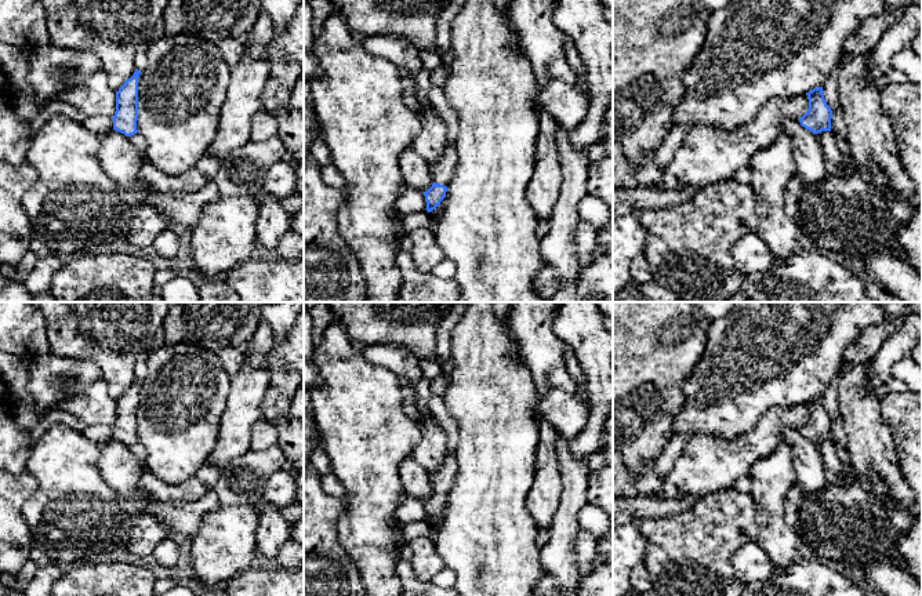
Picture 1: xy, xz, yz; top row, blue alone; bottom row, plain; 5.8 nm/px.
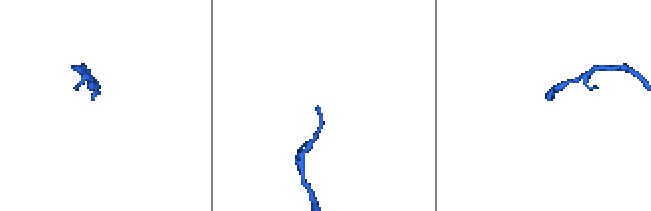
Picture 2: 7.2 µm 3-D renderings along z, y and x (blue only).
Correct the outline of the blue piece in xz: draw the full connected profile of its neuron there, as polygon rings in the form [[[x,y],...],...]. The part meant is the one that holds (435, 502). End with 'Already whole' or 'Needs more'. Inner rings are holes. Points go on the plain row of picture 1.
[[[447,454],[436,470],[428,472],[428,479],[433,490],[432,495],[424,501],[428,522],[435,519],[446,506],[447,494],[455,481],[457,472],[458,464],[455,457]]]. Needs more

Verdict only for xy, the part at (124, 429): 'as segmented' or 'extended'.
as segmented

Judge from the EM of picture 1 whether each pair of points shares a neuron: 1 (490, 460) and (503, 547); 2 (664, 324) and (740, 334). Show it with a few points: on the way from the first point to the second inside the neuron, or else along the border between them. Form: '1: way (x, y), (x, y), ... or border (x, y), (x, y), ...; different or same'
1: way (490, 482), (490, 524); same
2: border (712, 322), (704, 353), (699, 362); different

